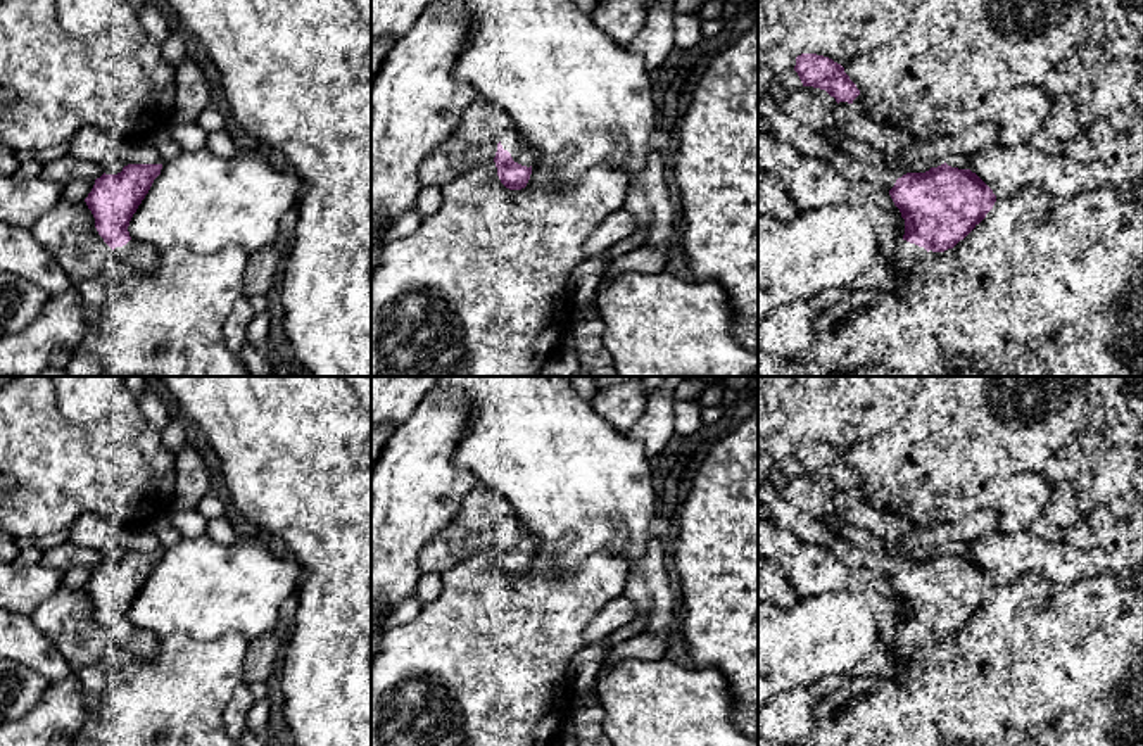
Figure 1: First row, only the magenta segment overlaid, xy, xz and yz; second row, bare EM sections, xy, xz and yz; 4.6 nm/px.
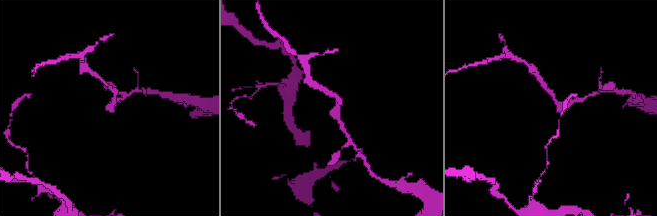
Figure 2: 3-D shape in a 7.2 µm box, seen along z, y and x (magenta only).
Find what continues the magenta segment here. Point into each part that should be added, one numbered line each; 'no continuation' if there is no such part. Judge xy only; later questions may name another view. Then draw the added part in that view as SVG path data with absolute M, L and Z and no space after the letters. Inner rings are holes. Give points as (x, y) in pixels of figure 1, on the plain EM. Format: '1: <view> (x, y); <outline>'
1: xy (142, 644); M133 625L126 632L116 634L112 642L129 649L140 660L152 660L157 651L157 639Z

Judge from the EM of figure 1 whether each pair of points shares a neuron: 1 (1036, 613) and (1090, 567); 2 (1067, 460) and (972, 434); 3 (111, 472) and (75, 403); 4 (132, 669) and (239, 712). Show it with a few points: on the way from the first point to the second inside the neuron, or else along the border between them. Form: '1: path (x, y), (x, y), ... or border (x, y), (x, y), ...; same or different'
1: border (1107, 570), (1073, 582), (1050, 582), (1029, 574); different
2: border (1085, 427), (1055, 456); different
3: border (114, 396), (94, 423), (71, 423), (56, 404); different
4: border (242, 682), (225, 708), (223, 727); different

